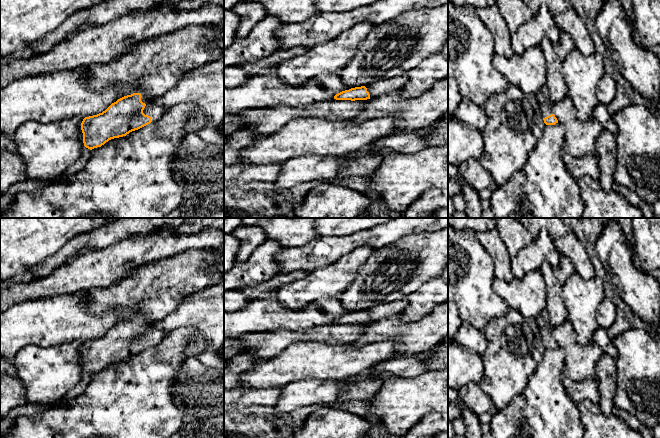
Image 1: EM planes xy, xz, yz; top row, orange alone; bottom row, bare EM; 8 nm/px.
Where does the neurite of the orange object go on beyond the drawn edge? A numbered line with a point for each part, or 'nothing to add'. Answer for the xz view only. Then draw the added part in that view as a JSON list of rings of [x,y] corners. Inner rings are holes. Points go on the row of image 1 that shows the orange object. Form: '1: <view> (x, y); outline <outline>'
1: xz (382, 87); outline [[[405,73],[402,76],[379,80],[373,84],[370,84],[366,88],[370,94],[370,98],[375,98],[402,89],[407,81],[408,75]]]

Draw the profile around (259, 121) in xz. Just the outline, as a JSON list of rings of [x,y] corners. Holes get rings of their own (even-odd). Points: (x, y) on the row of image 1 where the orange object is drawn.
[[[336,100],[314,102],[303,106],[273,106],[269,109],[241,111],[238,116],[246,124],[247,130],[257,135],[272,134],[297,118],[325,118],[347,120],[359,116],[367,100]]]

